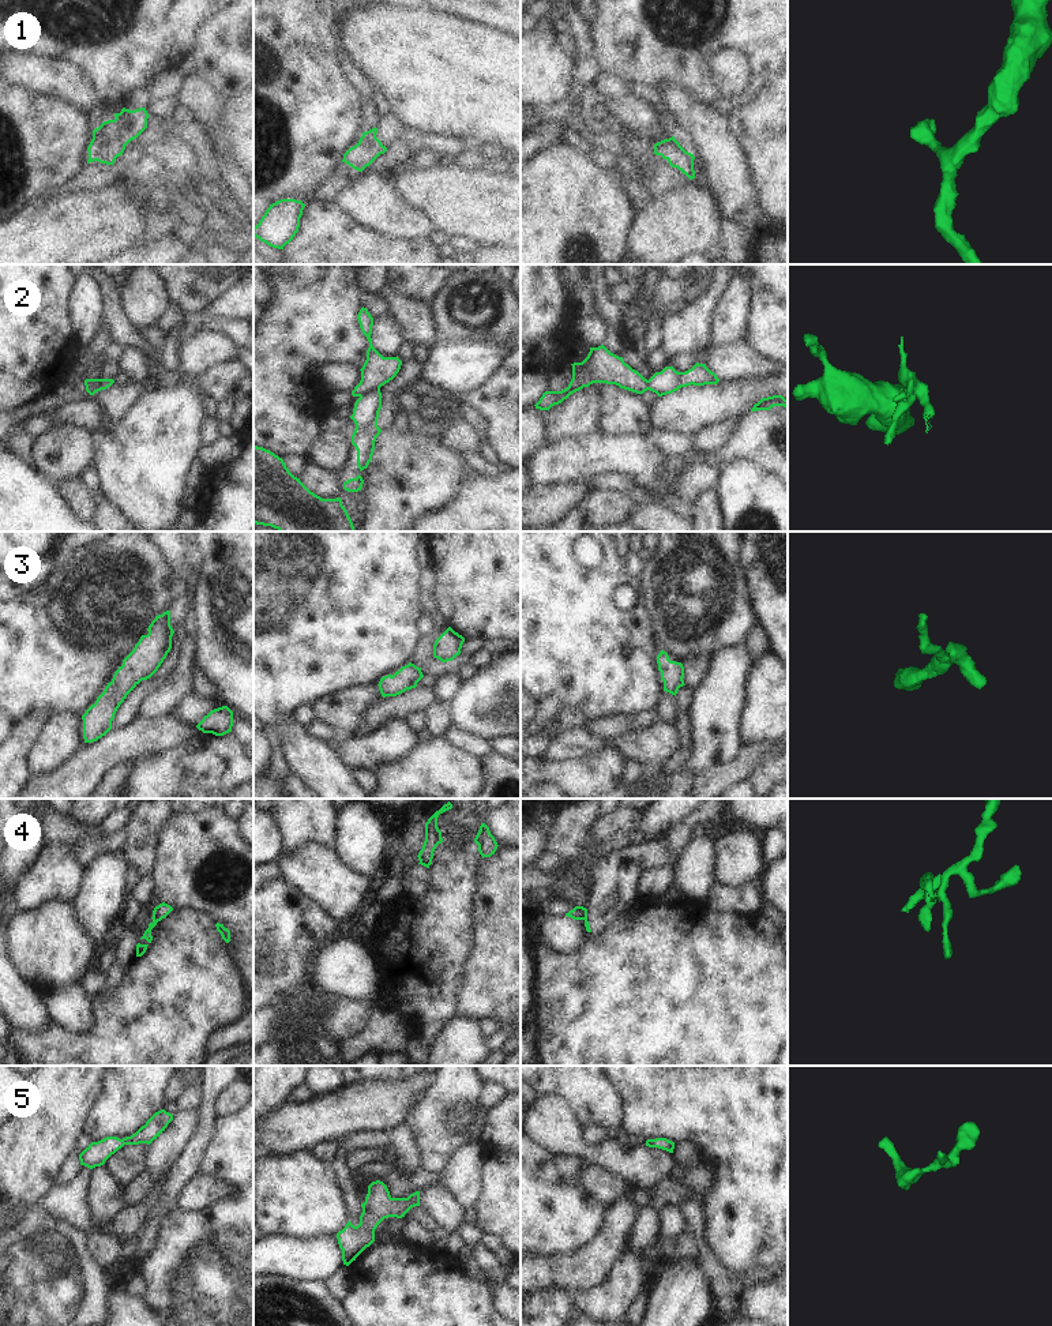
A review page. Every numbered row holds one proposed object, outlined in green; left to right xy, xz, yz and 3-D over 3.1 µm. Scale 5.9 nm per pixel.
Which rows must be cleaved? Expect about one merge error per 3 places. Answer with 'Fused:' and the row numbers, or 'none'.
Fused: 2, 4

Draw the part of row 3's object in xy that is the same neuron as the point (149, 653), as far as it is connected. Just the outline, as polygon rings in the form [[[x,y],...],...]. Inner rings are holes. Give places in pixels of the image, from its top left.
[[[170,611],[155,616],[134,650],[123,660],[113,679],[82,715],[84,743],[93,743],[112,729],[112,721],[127,695],[142,681],[150,679],[172,649],[174,634]]]

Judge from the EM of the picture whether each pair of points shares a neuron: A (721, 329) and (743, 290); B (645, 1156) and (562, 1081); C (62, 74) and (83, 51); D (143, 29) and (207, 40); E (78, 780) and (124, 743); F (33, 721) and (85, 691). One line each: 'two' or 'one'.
A: one
B: two
C: two
D: two
E: one
F: two

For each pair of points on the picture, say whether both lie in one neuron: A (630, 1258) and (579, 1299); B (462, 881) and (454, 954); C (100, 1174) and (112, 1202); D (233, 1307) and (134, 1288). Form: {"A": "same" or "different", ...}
{"A": "same", "B": "same", "C": "same", "D": "different"}

